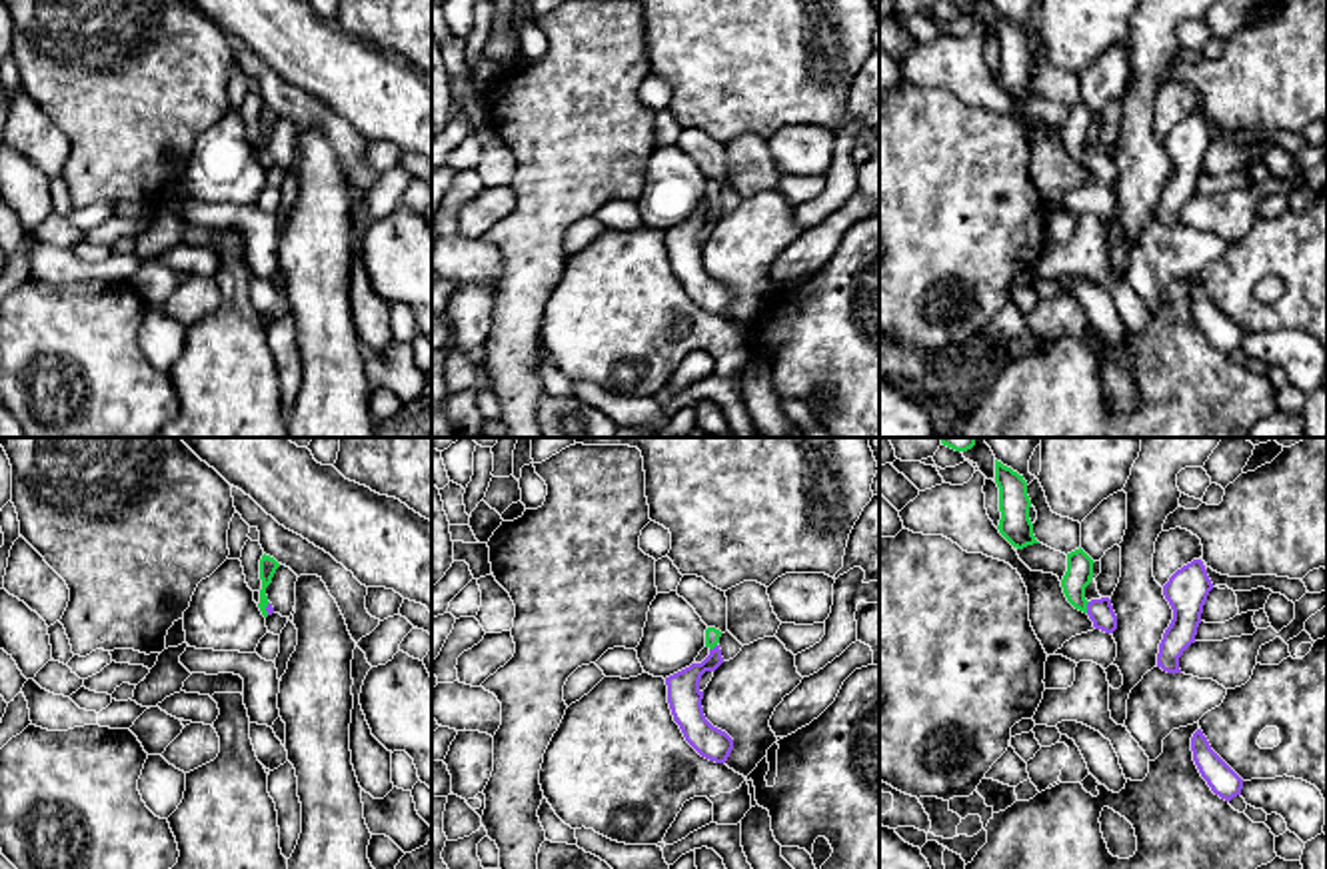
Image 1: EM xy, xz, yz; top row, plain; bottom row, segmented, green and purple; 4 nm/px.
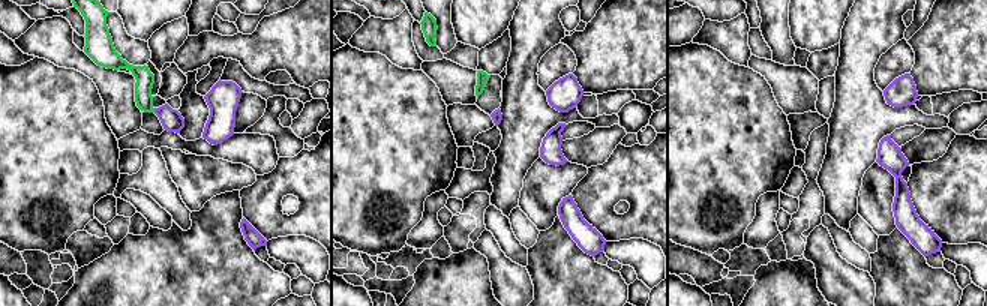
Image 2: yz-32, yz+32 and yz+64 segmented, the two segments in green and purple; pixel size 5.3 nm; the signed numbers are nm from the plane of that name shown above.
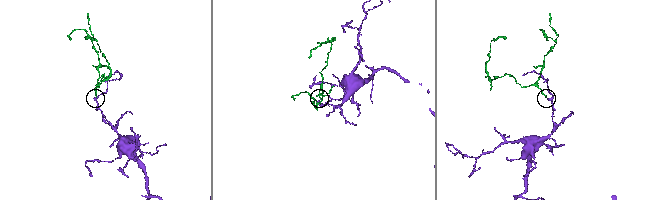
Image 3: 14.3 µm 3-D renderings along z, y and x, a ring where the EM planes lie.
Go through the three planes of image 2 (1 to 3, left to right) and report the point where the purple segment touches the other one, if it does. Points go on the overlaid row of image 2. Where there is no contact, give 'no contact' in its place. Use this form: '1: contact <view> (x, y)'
1: contact yz-32 (153, 110)
2: no contact
3: no contact

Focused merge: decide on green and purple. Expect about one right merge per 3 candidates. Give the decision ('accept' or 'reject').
accept

